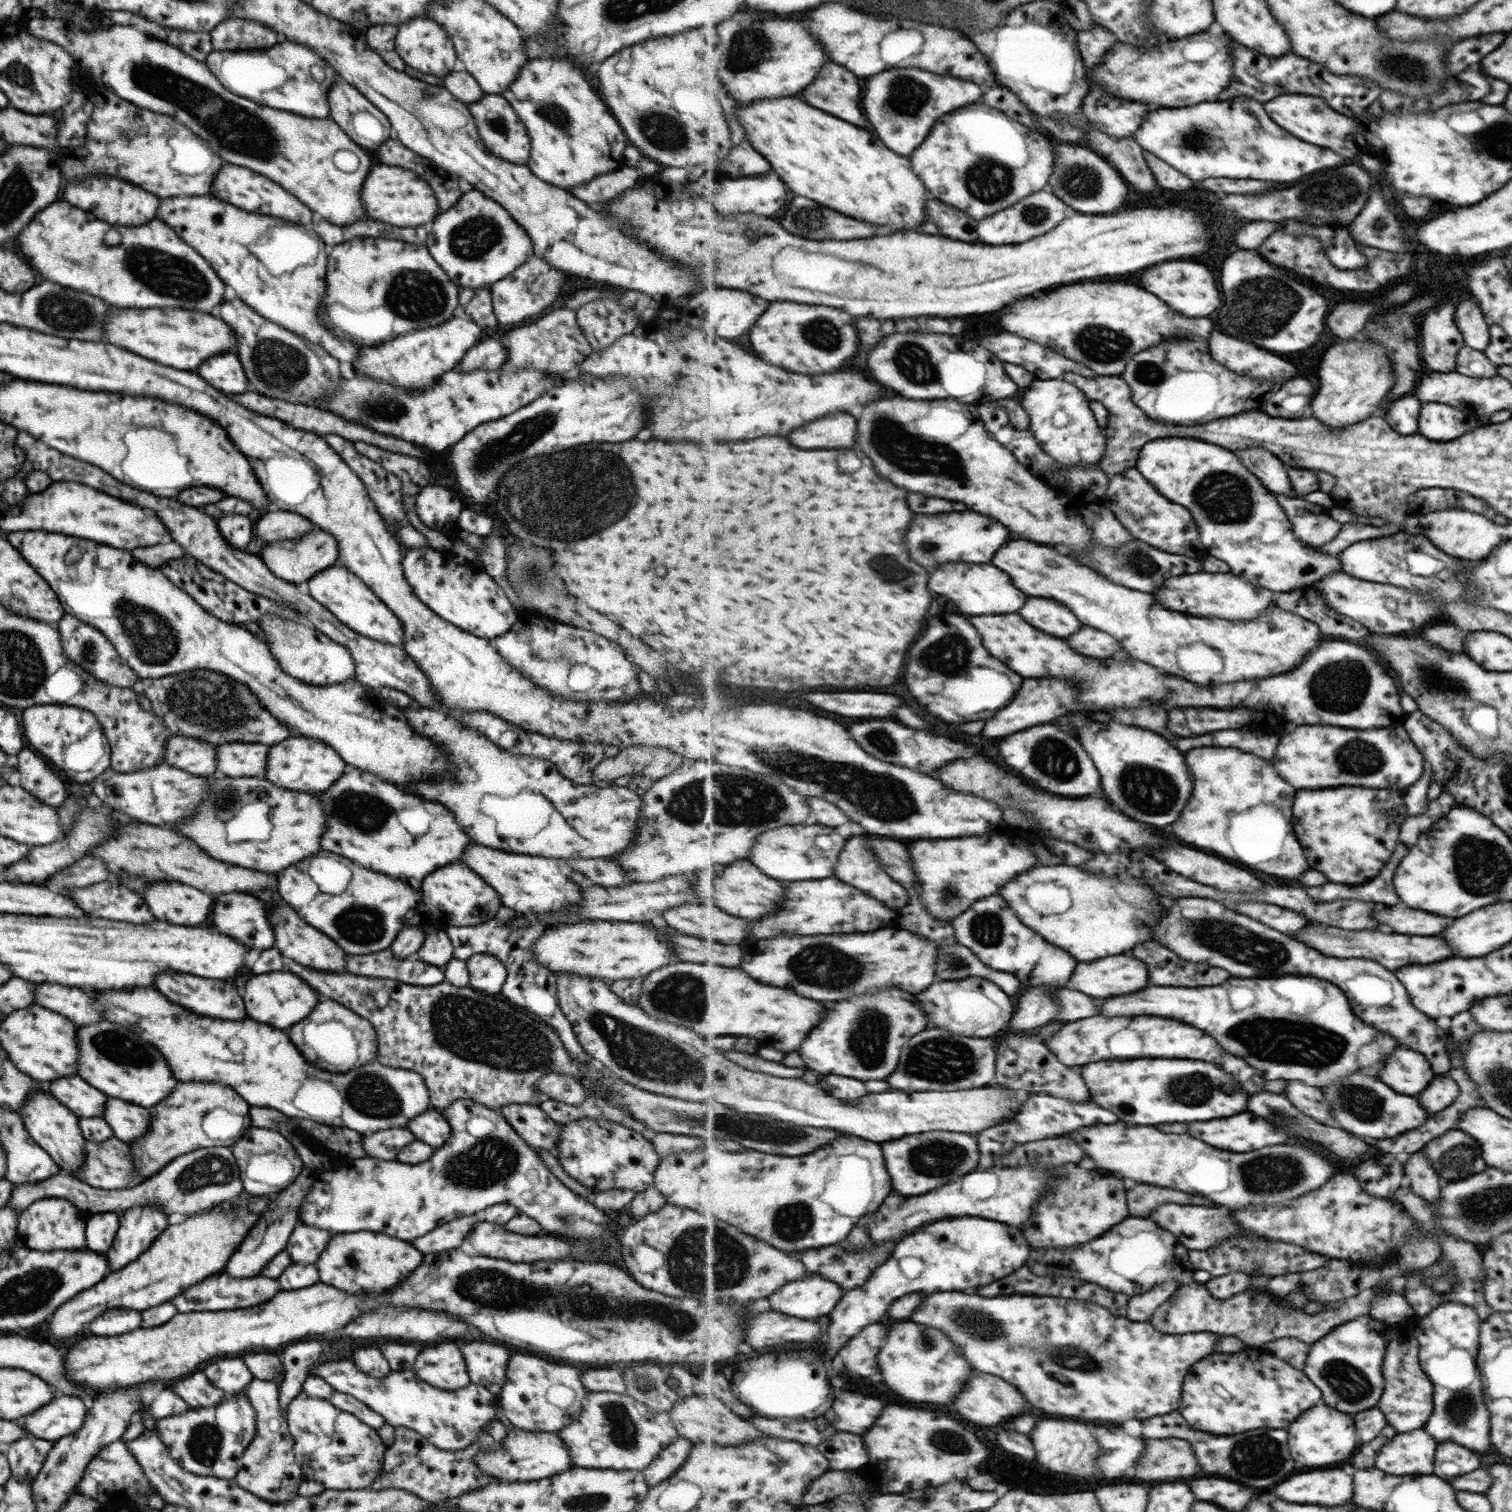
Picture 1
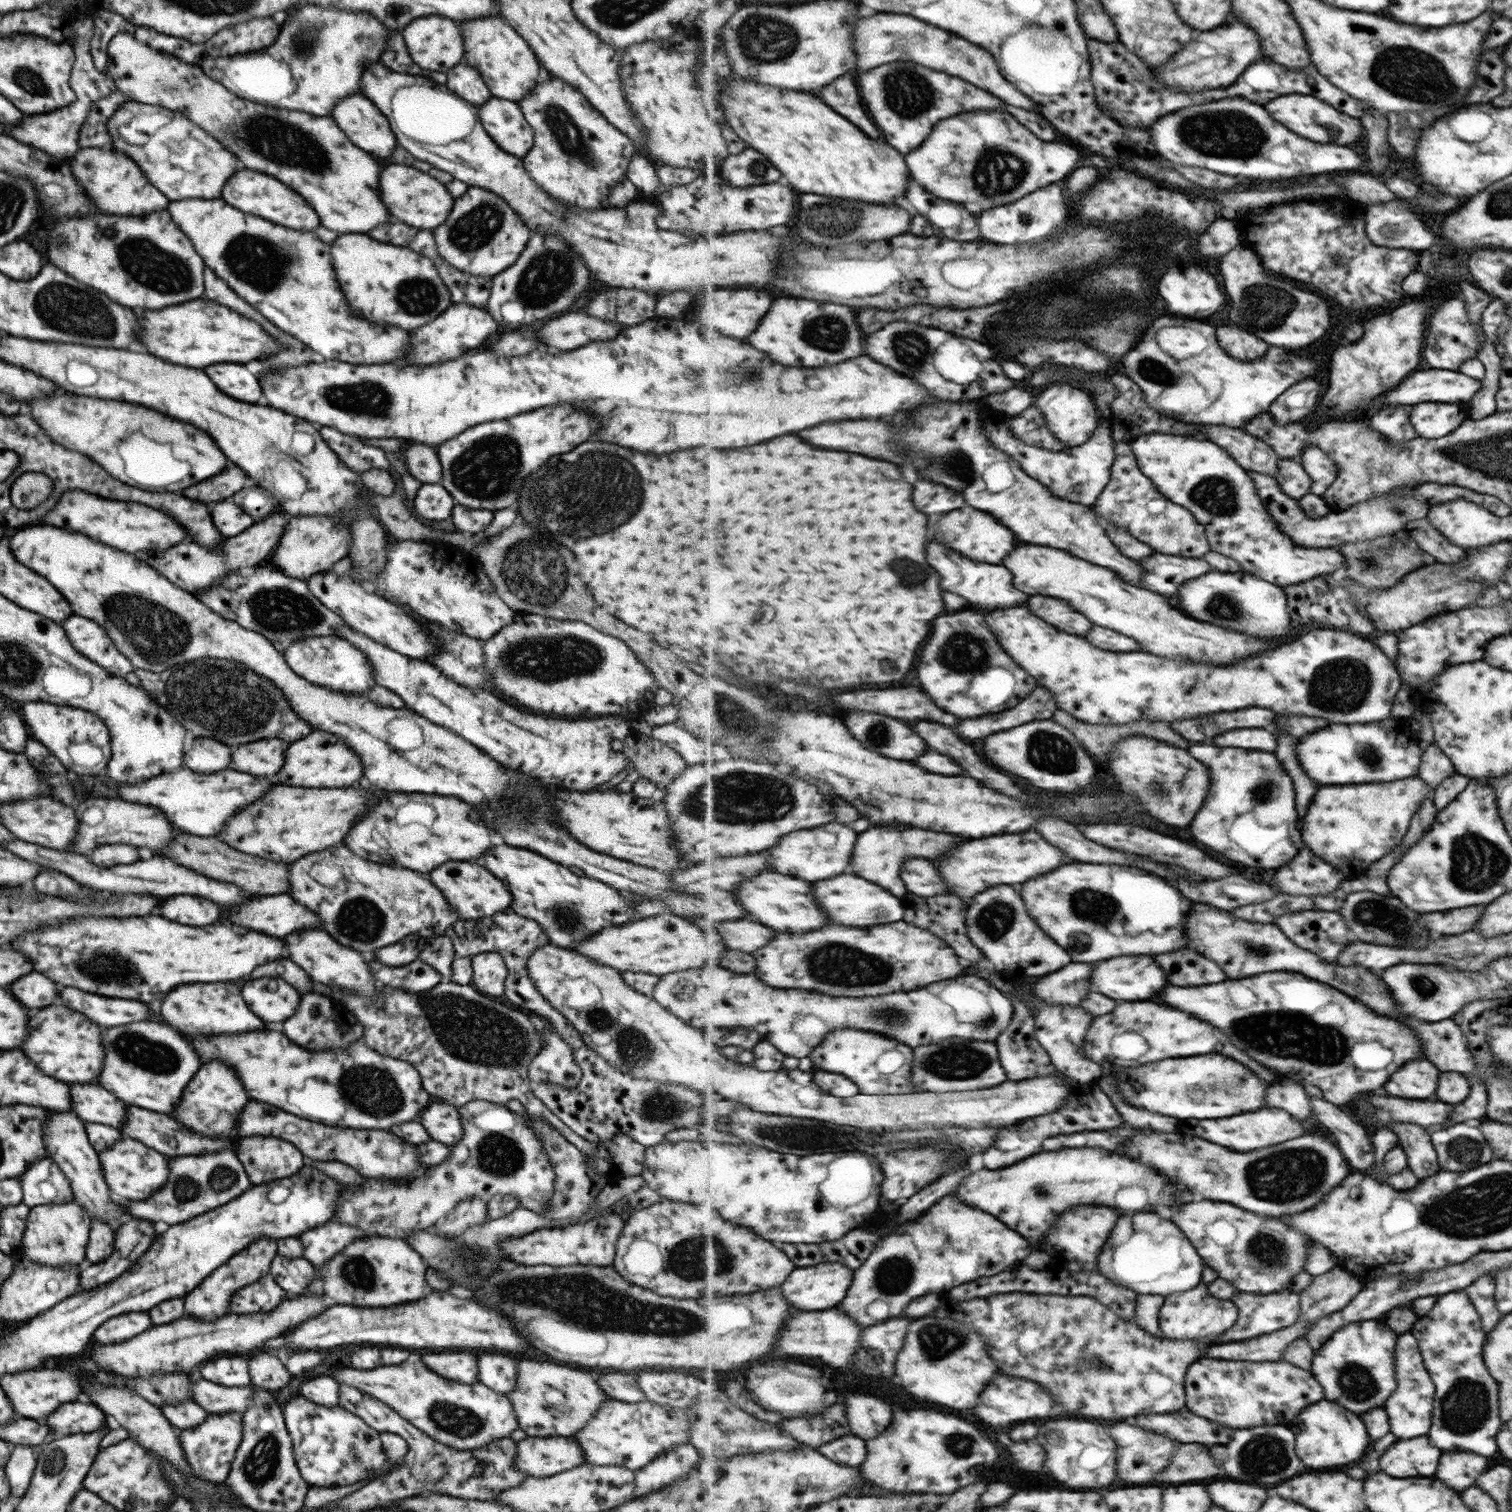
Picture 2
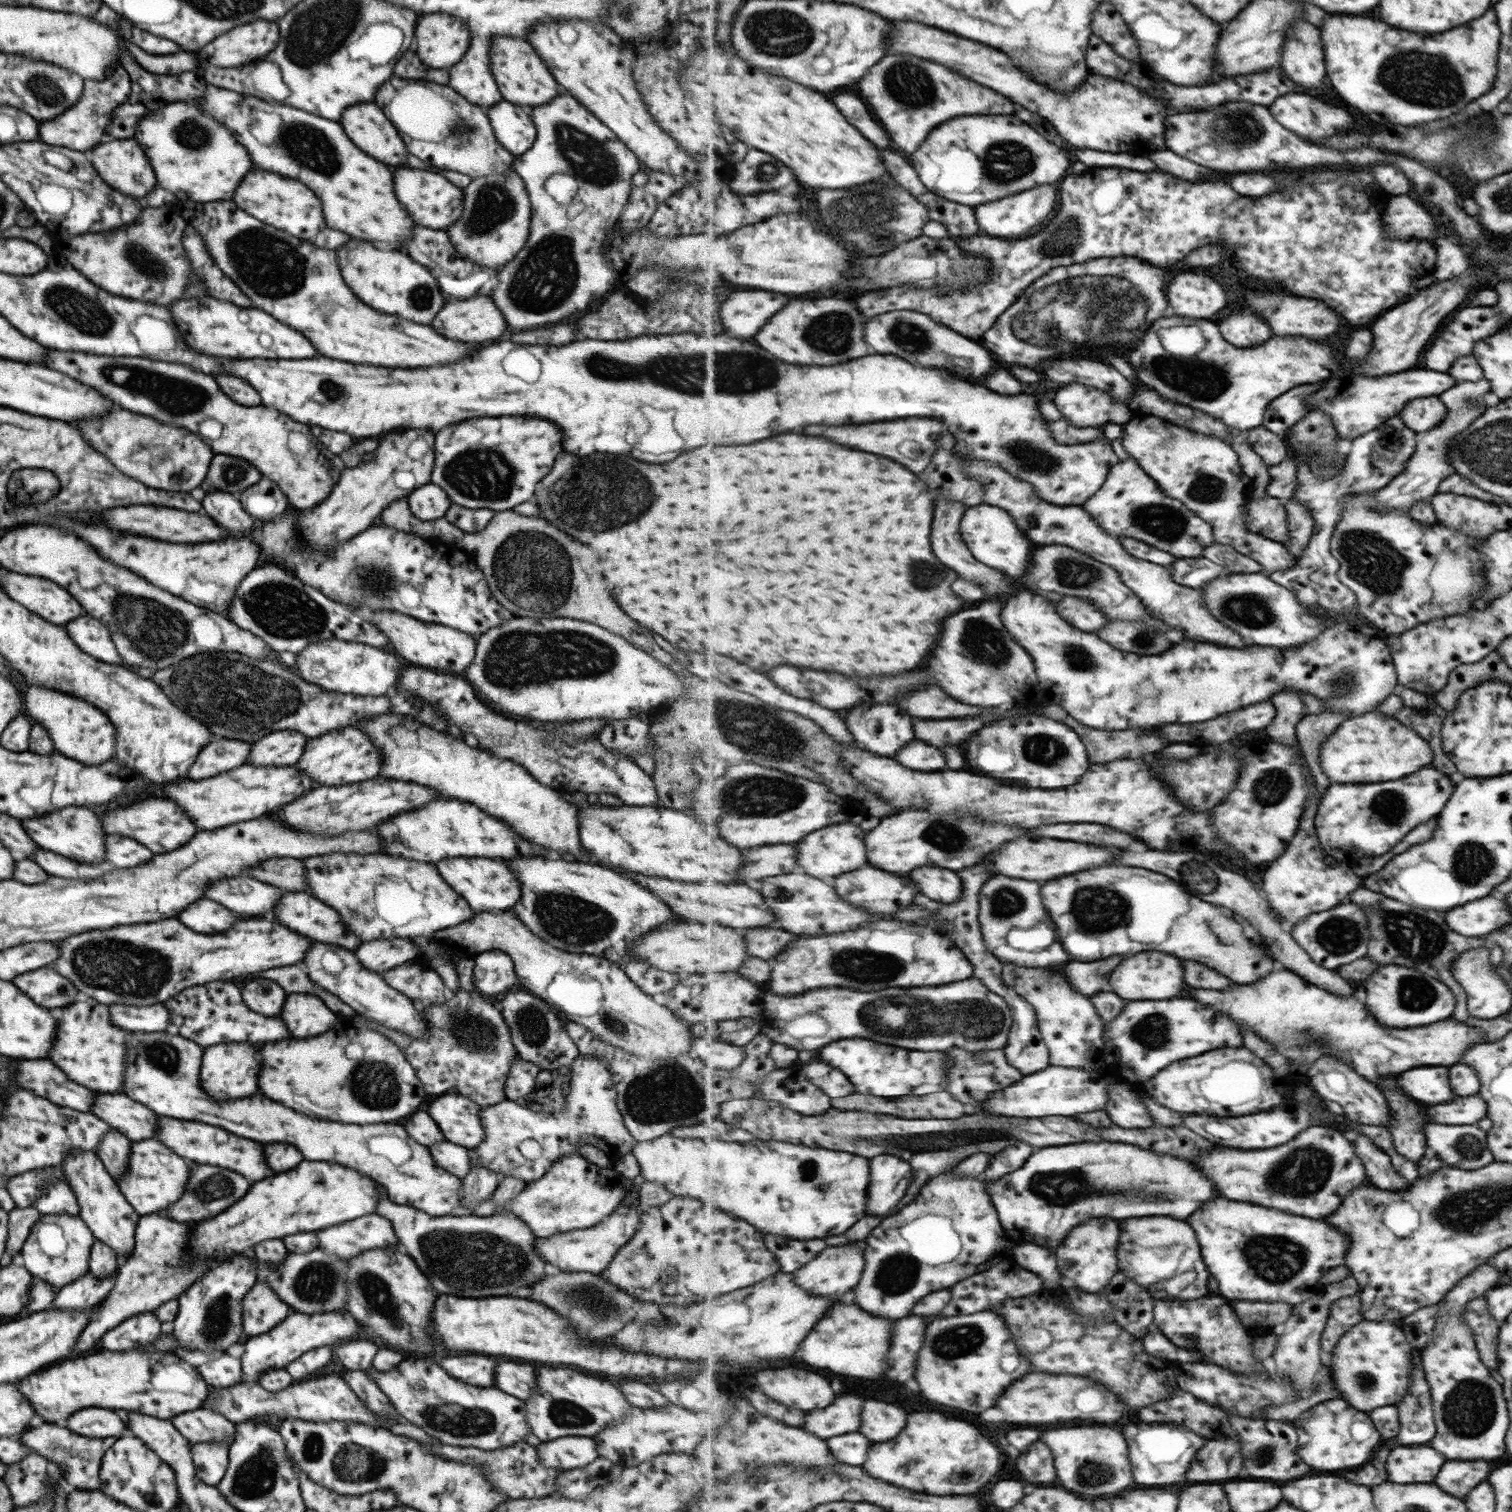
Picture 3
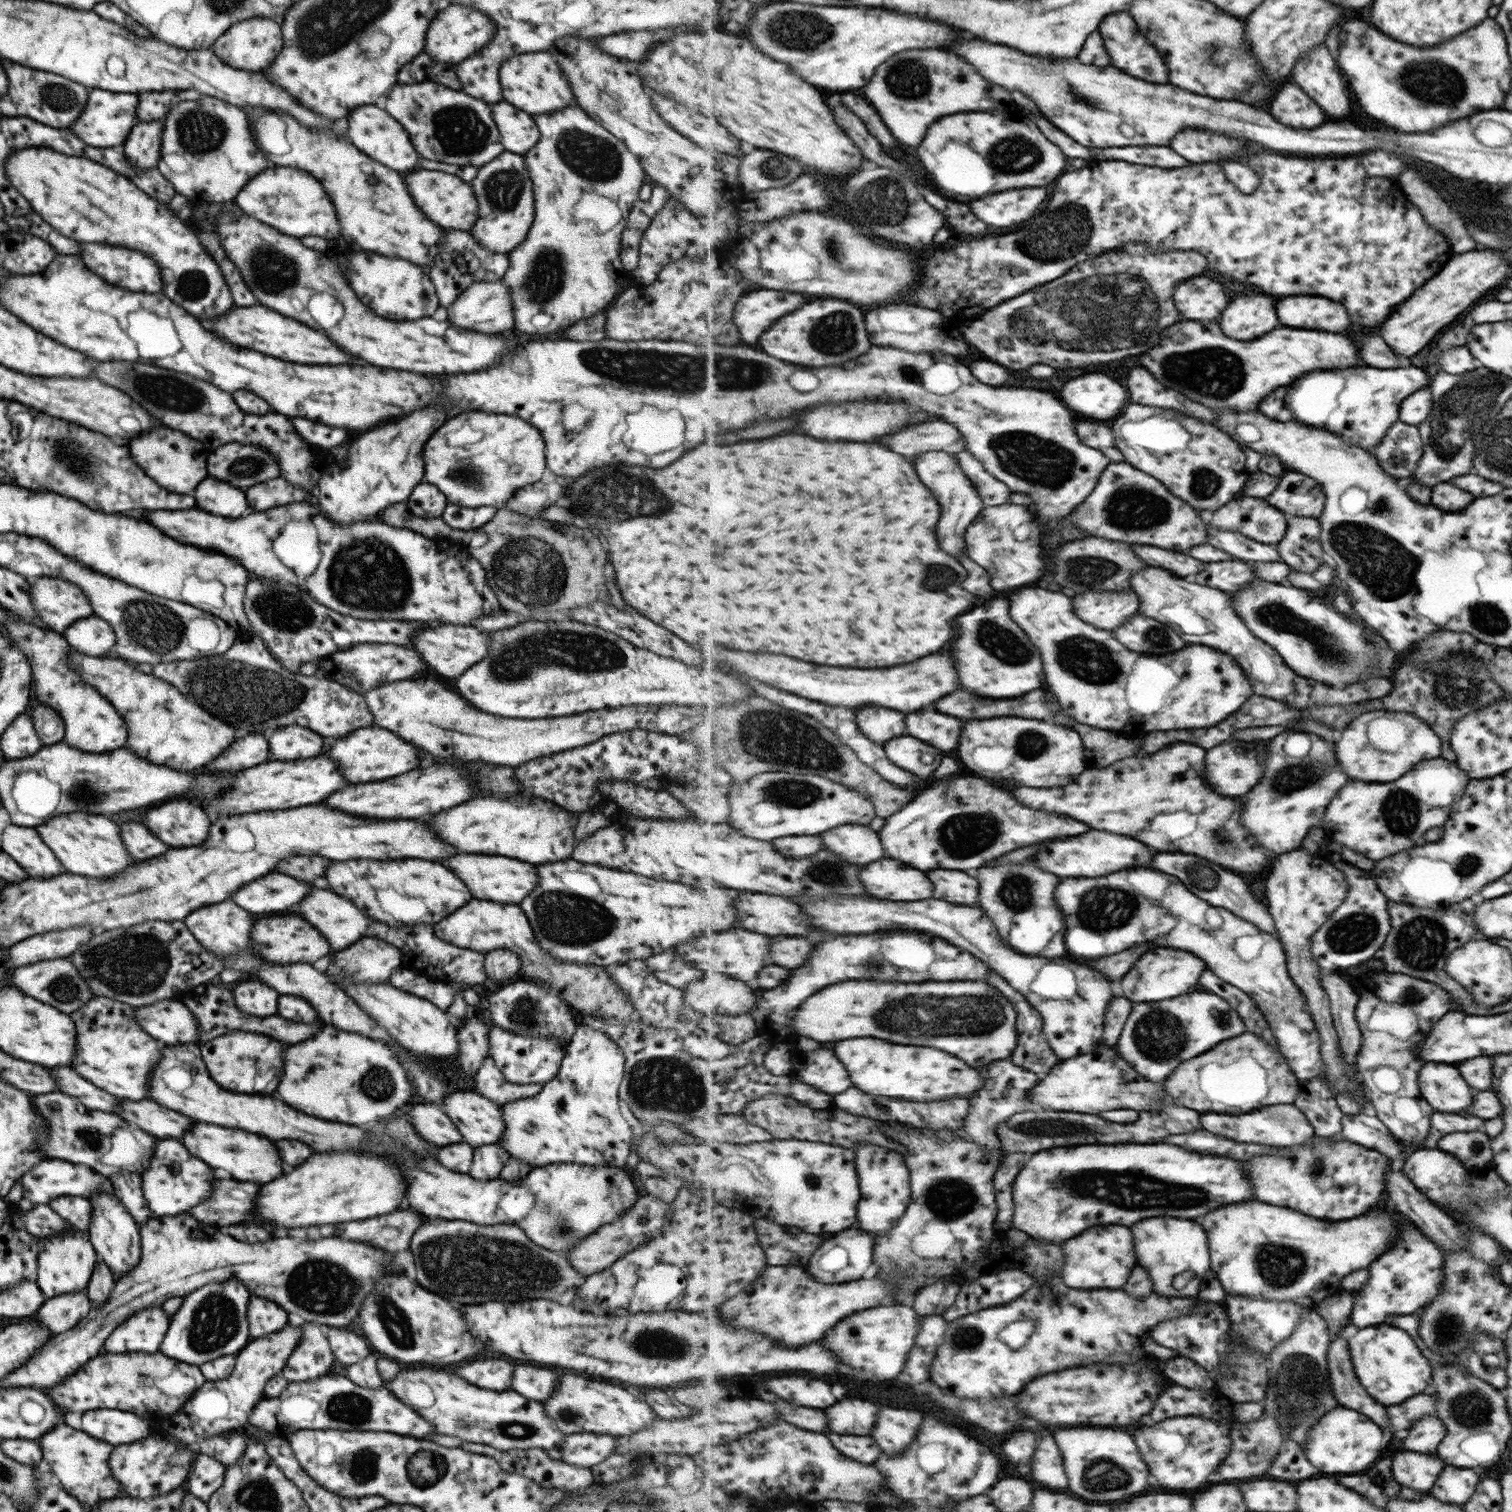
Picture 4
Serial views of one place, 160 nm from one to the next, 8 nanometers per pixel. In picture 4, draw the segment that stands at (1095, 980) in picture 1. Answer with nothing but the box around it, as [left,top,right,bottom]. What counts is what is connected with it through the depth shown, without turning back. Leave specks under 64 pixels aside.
[1121,948,1207,1002]

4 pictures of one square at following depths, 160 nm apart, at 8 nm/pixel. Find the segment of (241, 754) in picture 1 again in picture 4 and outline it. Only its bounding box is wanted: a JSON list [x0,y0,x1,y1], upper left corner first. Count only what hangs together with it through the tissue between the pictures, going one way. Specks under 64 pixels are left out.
[269,725,325,760]

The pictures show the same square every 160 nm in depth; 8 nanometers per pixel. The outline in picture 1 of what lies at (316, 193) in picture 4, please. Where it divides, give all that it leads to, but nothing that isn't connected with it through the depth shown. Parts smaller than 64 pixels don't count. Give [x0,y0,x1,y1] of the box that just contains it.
[209,164,311,224]

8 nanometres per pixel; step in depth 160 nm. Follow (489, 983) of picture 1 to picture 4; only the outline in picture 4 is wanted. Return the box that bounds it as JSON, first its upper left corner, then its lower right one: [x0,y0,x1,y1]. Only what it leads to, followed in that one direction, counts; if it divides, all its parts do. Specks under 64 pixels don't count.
[483,948,520,984]

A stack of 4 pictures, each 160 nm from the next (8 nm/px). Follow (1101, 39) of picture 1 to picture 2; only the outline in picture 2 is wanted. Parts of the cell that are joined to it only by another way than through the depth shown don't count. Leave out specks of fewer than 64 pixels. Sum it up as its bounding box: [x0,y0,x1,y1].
[1088,39,1195,128]

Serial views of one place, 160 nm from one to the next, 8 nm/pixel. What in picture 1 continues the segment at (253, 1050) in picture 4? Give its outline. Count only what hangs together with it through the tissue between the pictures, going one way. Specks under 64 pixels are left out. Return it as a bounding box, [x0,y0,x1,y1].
[127,1080,250,1184]

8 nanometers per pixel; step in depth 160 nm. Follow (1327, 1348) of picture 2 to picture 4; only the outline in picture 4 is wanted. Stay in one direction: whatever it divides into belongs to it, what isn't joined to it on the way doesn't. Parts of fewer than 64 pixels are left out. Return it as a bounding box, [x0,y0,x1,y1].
[1349,1324,1432,1406]

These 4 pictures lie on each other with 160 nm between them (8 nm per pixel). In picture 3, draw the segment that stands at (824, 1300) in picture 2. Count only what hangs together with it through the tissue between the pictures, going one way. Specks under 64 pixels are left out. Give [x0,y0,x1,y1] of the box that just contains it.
[795,1243,865,1298]

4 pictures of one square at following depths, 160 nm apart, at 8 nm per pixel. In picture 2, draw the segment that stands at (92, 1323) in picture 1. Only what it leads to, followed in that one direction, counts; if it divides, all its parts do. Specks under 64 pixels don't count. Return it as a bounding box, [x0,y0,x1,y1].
[92,1312,153,1344]

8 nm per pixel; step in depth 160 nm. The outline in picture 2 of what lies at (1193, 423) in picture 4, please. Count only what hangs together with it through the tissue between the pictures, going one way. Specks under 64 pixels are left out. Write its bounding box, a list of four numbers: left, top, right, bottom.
[1131,434,1348,588]

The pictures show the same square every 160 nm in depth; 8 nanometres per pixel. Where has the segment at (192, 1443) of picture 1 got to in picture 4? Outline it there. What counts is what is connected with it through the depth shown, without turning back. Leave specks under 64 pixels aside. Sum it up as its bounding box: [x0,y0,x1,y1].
[186,1452,225,1502]

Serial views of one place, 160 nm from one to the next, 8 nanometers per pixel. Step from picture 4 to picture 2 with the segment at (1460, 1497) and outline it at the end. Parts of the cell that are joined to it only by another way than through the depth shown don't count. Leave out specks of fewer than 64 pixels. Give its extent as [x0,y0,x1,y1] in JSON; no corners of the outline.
[1435,1452,1487,1492]

